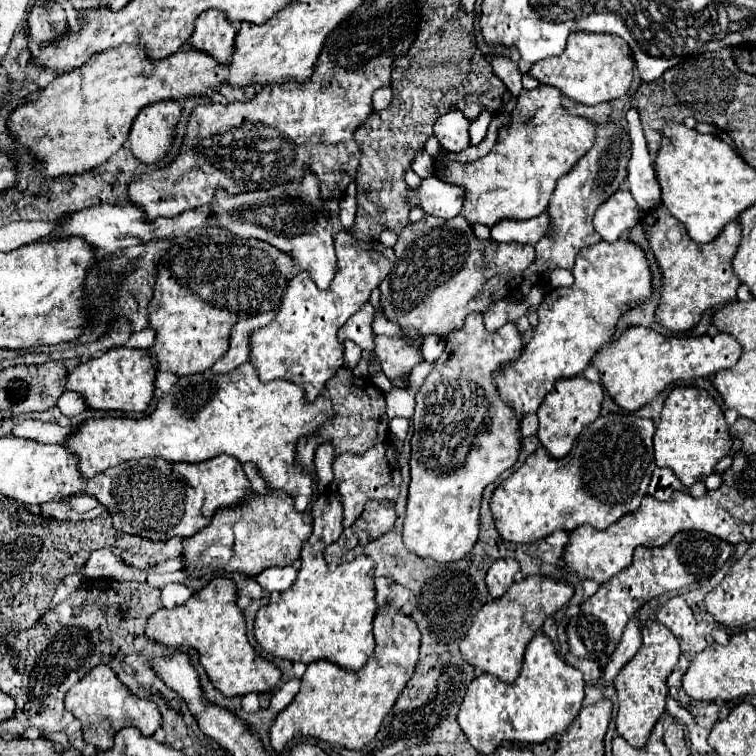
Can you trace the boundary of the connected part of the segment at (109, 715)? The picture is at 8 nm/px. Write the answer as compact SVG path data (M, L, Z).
M105 664L89 670L81 678L81 682L77 682L65 694L65 708L83 724L85 742L93 744L97 750L107 750L113 744L115 732L125 726L139 728L143 736L151 736L161 726L161 714L157 710L157 704L133 698L133 694L125 690L125 684L117 680L117 674Z

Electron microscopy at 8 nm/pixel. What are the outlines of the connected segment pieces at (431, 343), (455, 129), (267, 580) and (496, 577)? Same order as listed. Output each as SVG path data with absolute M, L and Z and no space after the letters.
M427 336L423 340L423 360L425 362L433 362L441 356L441 350L443 350L445 342L441 336Z
M451 110L435 122L433 132L445 150L461 152L469 146L469 124L461 110Z
M273 566L273 568L265 568L259 574L257 582L267 592L285 592L295 582L295 576L297 576L297 570L293 566L285 566L285 568Z
M499 558L491 564L487 572L487 590L493 598L501 598L515 582L515 574L519 572L519 562L515 558Z

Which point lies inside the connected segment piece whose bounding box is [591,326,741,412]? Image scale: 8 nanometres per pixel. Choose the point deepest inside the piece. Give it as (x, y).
(641, 363)

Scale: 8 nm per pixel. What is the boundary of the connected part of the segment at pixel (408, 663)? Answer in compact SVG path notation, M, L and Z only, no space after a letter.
M383 608L373 620L373 636L375 650L359 672L343 670L327 660L307 666L299 692L295 694L293 702L277 714L269 730L271 746L277 754L283 752L287 742L303 736L331 742L349 750L361 750L375 738L385 714L393 708L393 702L415 670L421 634L415 622L401 614L401 610Z

